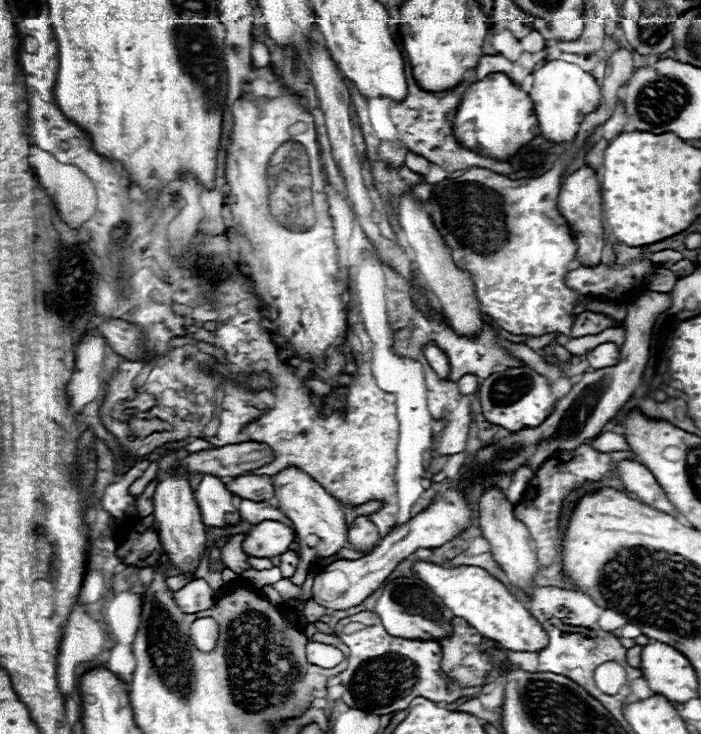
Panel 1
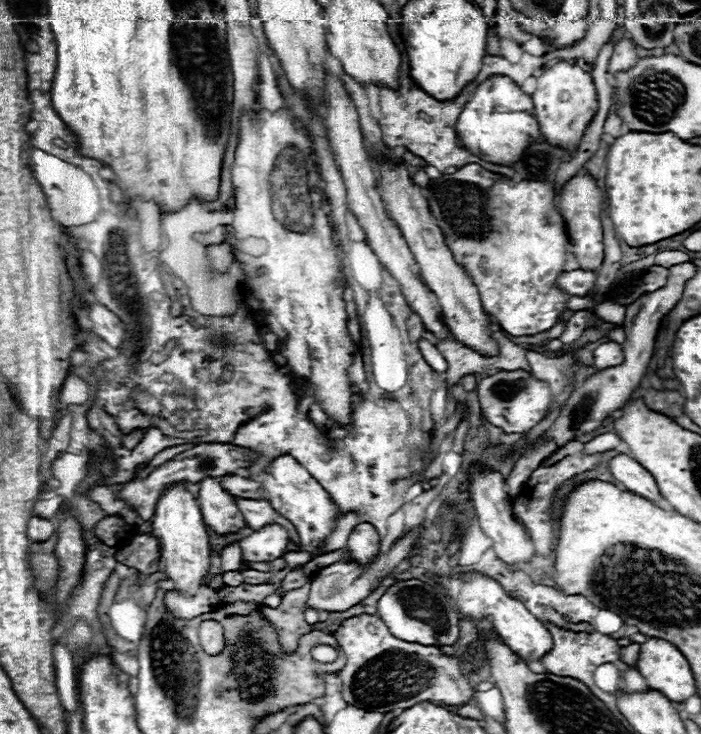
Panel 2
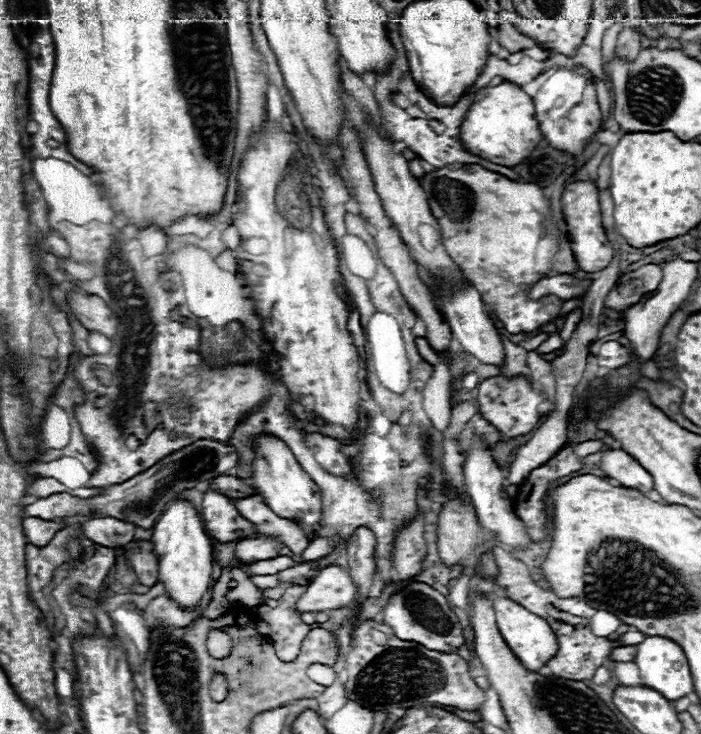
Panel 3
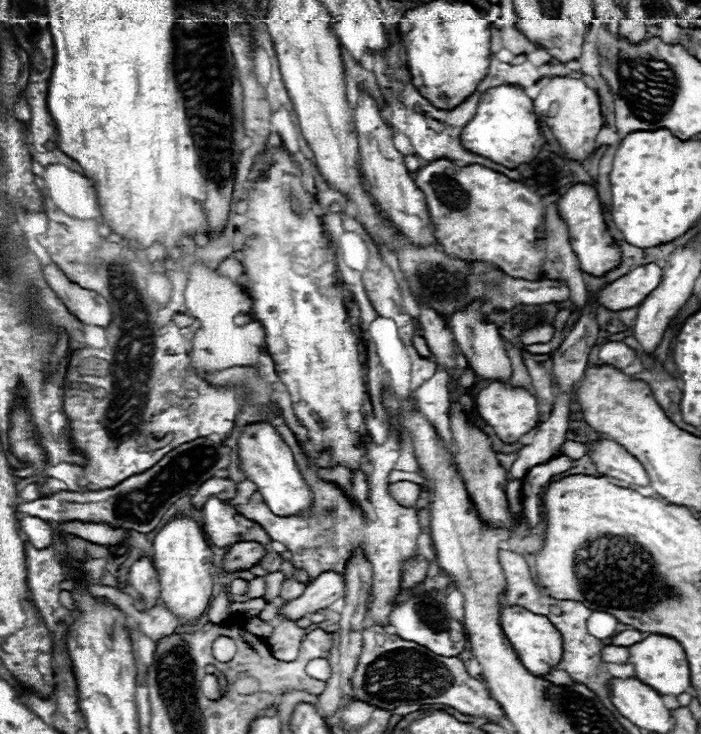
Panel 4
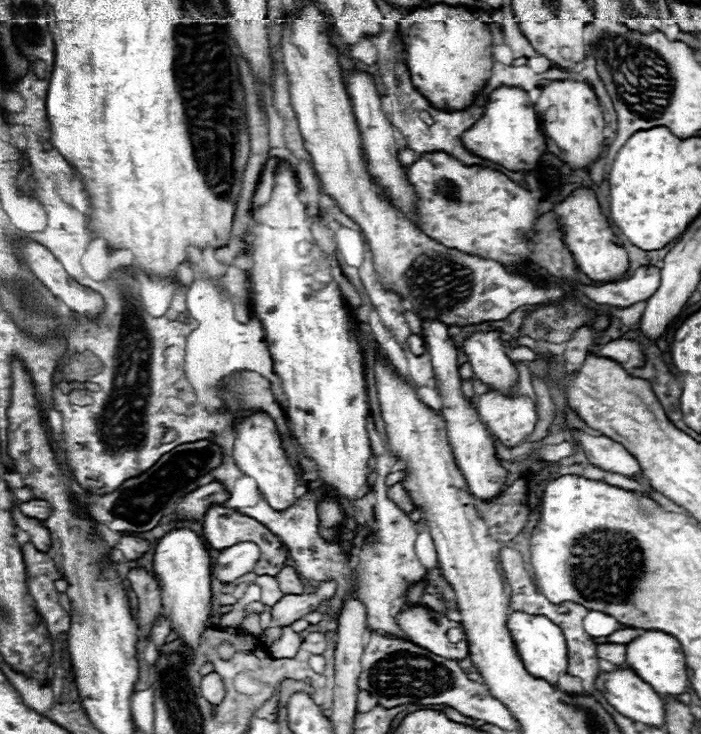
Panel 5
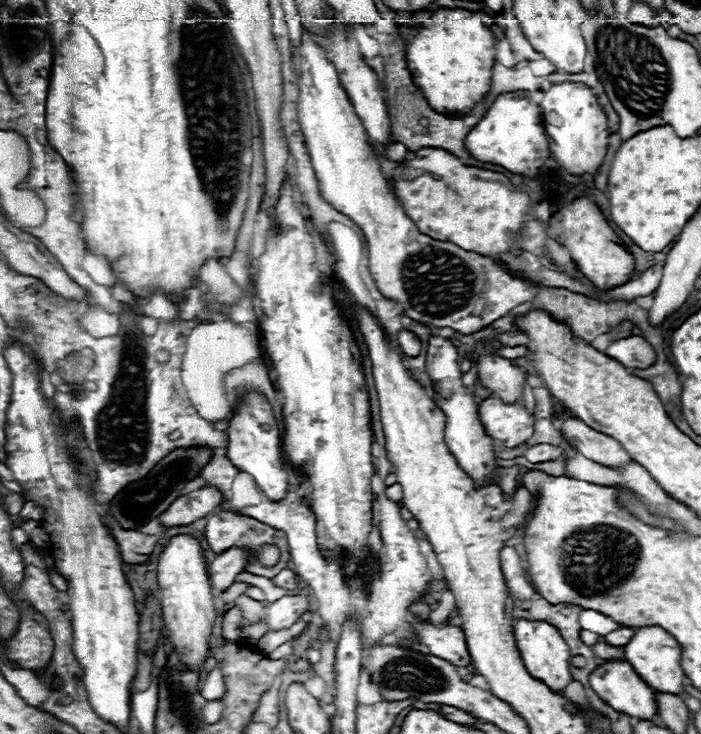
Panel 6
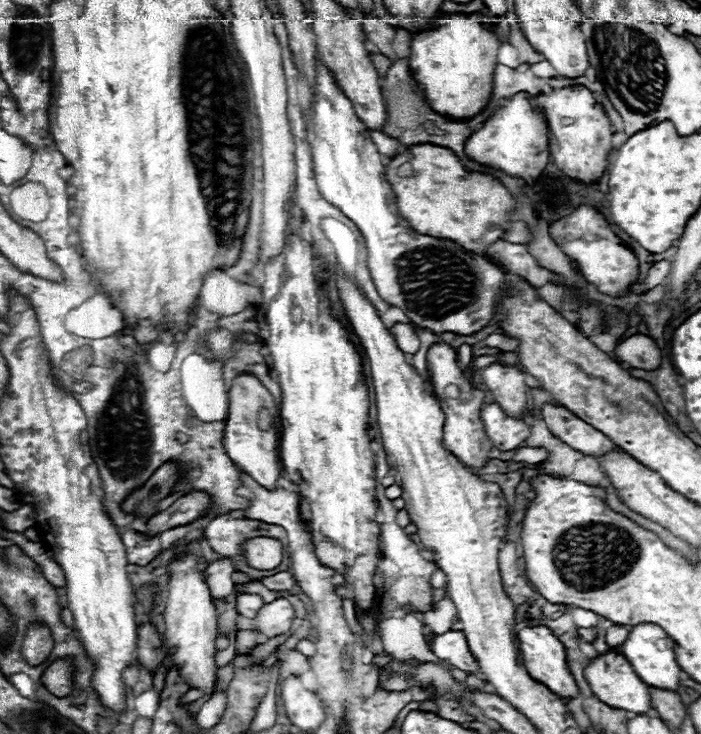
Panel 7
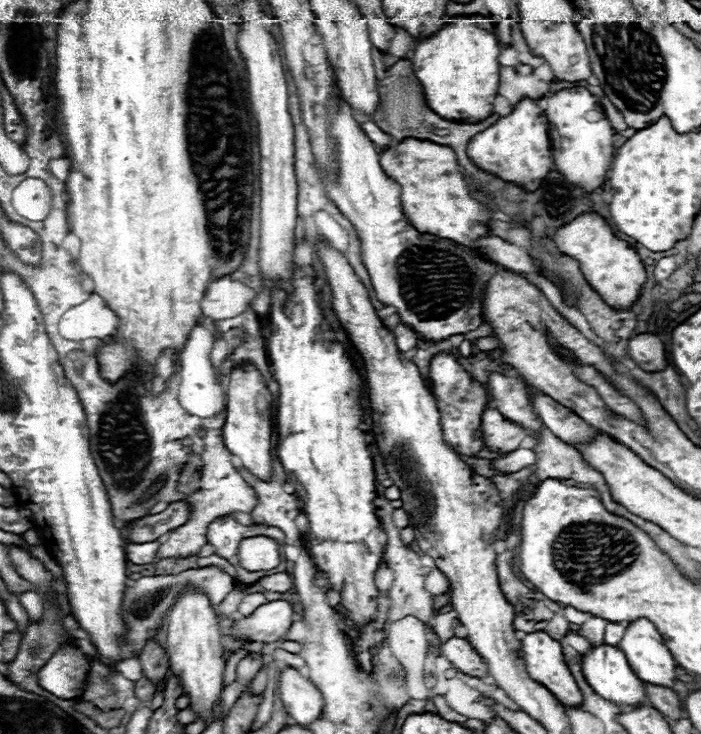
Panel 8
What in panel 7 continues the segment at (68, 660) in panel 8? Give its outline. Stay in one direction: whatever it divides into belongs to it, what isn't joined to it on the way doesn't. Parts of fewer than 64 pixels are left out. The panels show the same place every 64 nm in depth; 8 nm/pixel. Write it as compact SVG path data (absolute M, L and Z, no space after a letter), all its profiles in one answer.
M56 660L48 666L48 670L42 676L42 684L48 692L56 694L56 696L68 696L70 688L72 688L72 668L70 662L66 660Z

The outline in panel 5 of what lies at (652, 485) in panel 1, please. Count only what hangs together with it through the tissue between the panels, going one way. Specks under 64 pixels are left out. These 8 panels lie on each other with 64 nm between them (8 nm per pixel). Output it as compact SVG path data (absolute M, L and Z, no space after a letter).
M574 430L572 434L578 438L580 448L594 466L606 472L622 474L626 478L636 478L642 474L638 460L622 444L616 444L616 440L606 436L592 436L586 432L574 432Z

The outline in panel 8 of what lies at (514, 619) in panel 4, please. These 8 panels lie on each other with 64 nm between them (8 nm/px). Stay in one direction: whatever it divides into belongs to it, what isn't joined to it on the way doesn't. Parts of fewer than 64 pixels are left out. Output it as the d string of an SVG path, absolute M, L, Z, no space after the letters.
M542 630L524 634L522 658L528 676L544 684L566 708L582 704L582 692L568 670L558 640L550 638Z

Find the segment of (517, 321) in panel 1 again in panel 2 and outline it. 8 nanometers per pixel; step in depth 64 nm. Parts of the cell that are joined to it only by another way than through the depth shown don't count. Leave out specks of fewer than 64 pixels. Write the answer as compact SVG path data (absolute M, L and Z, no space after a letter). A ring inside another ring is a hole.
M624 38L614 46L614 54L608 64L608 74L614 78L618 72L626 72L636 64L636 46L632 44L630 38ZM468 164L460 170L456 170L454 174L442 174L442 178L438 178L428 190L426 190L426 200L430 204L430 212L432 216L438 220L438 226L444 234L444 240L446 240L446 246L450 248L454 260L468 272L468 276L472 278L472 282L476 284L478 292L480 292L480 300L482 300L482 306L484 306L484 312L488 316L492 316L502 330L506 330L508 334L512 336L528 336L528 334L538 334L538 332L546 332L550 330L558 320L560 316L568 310L566 304L570 300L570 294L564 294L560 288L556 288L556 280L558 276L564 272L564 264L568 260L568 246L570 246L570 236L568 236L568 230L566 230L566 222L564 218L560 216L558 208L556 208L556 190L554 190L554 184L548 182L548 180L522 180L522 182L512 182L510 178L506 176L500 176L500 174L494 174L494 172L488 172L484 170L482 166L478 164Z

